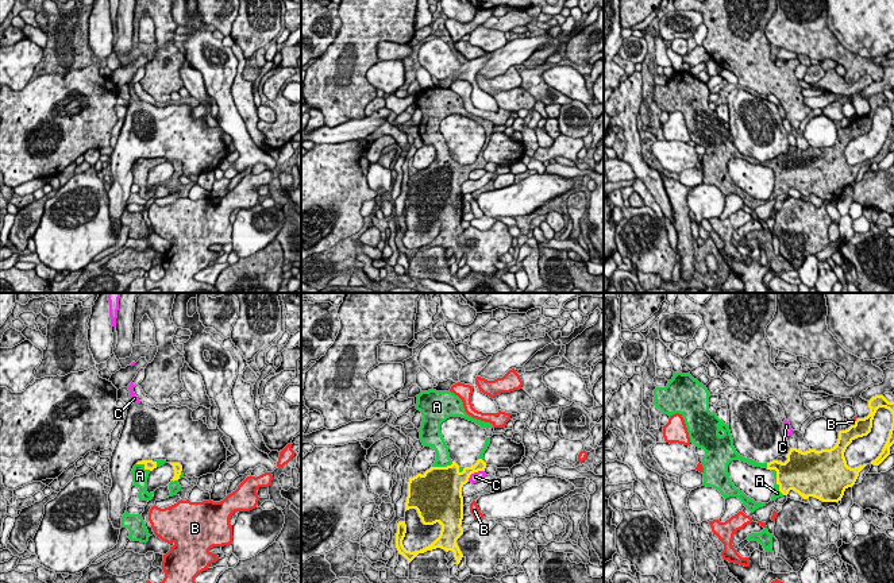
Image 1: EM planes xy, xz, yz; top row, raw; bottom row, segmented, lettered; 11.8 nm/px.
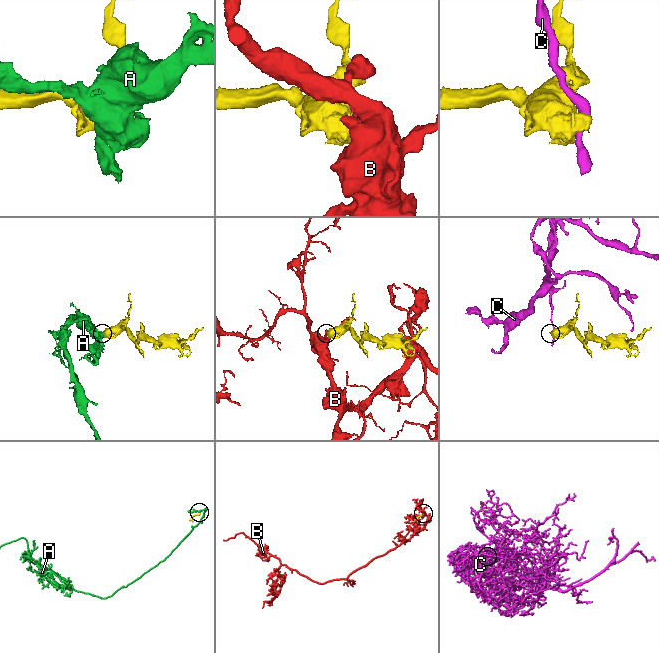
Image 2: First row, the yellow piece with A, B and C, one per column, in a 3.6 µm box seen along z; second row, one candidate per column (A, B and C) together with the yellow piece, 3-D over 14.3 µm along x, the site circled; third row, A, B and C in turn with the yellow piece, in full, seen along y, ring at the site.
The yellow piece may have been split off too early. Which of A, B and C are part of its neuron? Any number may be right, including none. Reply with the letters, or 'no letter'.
A

